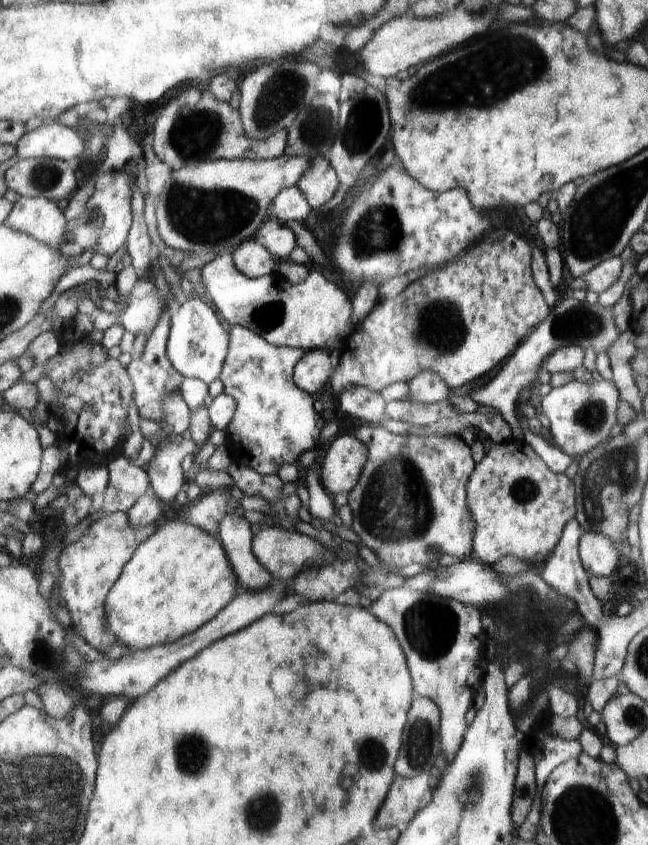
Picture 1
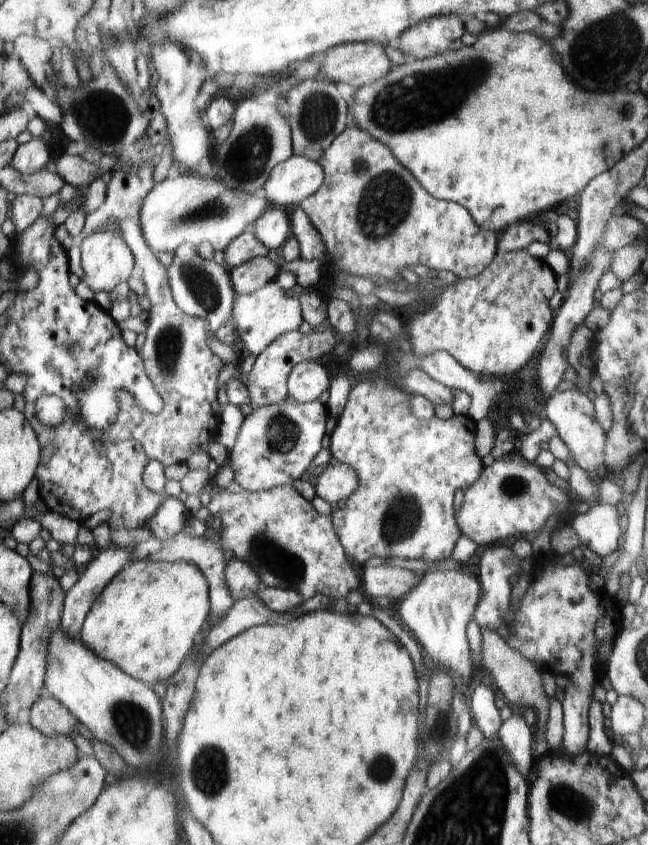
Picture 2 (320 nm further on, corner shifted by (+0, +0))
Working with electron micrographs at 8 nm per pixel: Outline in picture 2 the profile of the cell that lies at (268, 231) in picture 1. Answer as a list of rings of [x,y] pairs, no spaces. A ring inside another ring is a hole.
[[[248,228],[236,240],[230,242],[230,246],[226,246],[223,254],[226,268],[231,270],[252,258],[267,256],[269,252],[270,250],[256,238],[255,230]]]

